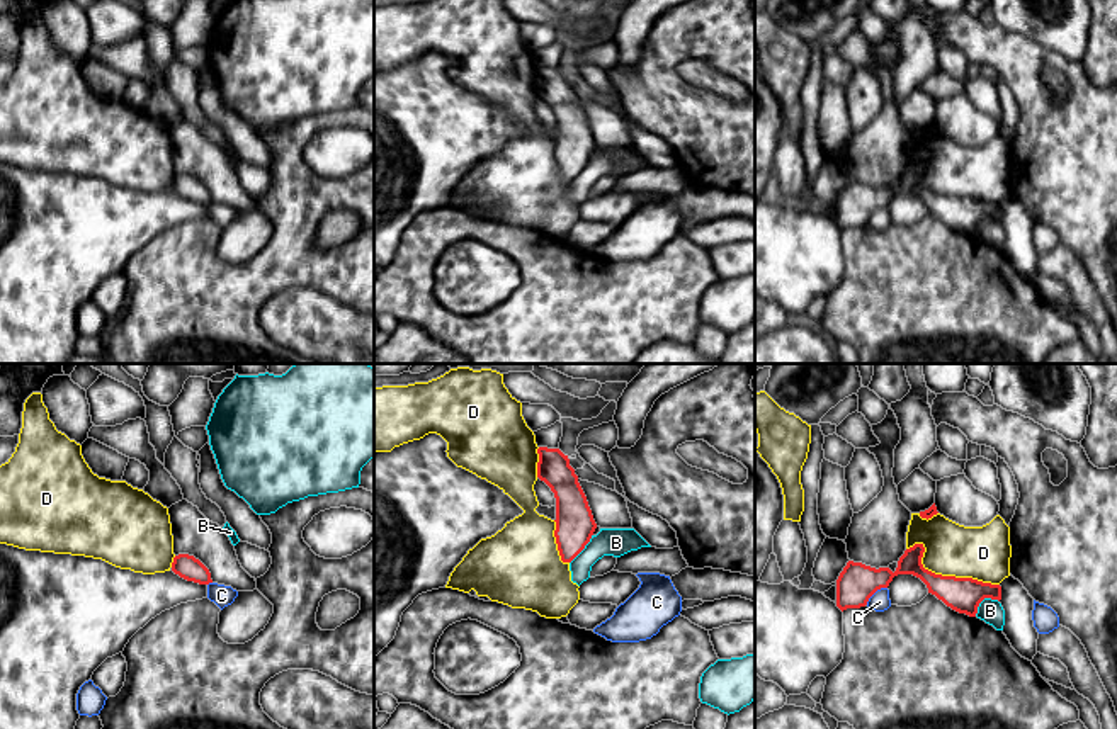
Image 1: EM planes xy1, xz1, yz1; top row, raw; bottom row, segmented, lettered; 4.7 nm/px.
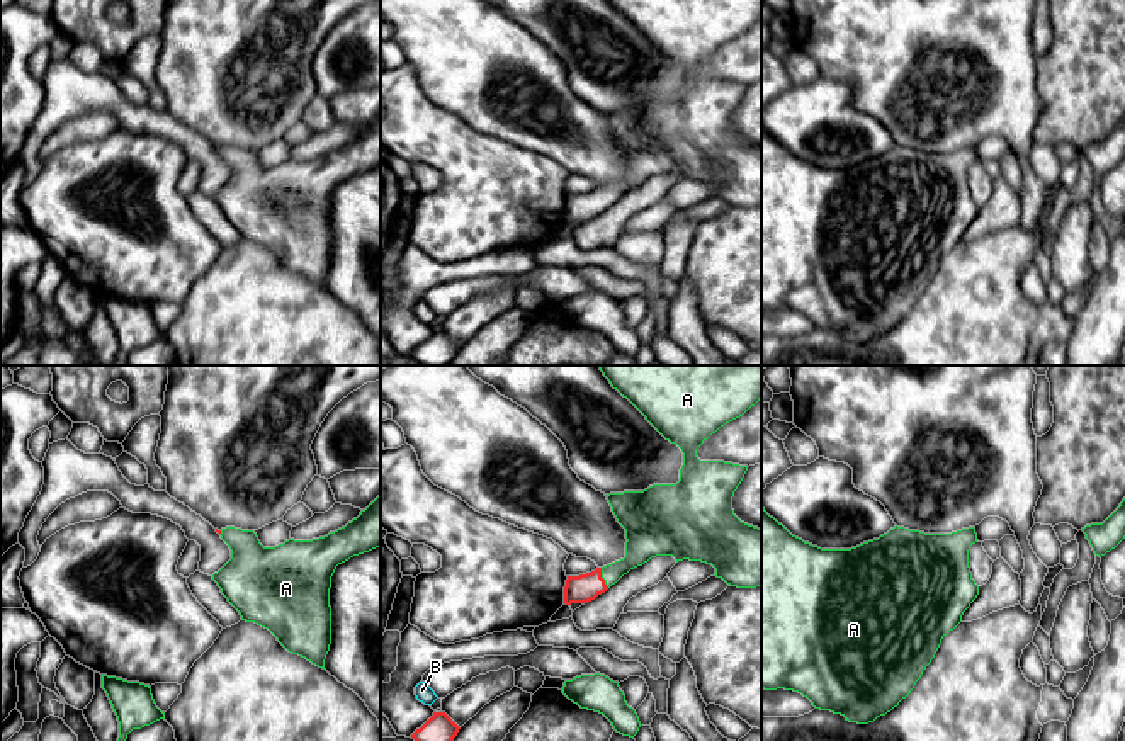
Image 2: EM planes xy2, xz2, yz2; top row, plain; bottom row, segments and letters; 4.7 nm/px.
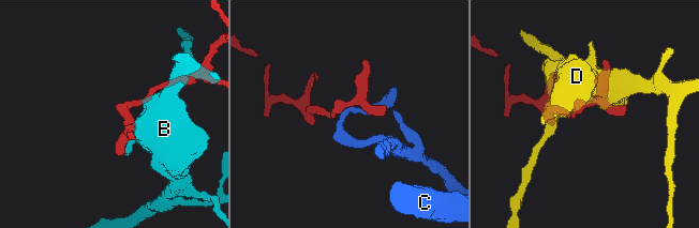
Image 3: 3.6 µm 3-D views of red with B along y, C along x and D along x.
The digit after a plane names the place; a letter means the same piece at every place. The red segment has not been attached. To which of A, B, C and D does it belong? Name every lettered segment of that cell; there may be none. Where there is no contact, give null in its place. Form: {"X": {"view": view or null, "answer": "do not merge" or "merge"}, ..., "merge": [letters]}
{"A": {"view": "xz2", "answer": "merge"}, "B": {"view": "yz1", "answer": "do not merge"}, "C": {"view": "yz1", "answer": "do not merge"}, "D": {"view": "yz1", "answer": "do not merge"}, "merge": ["A"]}

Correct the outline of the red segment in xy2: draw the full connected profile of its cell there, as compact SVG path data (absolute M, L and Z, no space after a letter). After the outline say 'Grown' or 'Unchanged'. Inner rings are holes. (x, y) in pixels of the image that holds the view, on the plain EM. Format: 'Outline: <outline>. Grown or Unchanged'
Outline: M381 114L345 146L313 160L289 158L275 167L263 167L253 150L226 146L216 151L229 165L231 178L212 199L241 240L269 248L289 272L325 289L331 263L331 195L338 184L381 167Z. Grown

